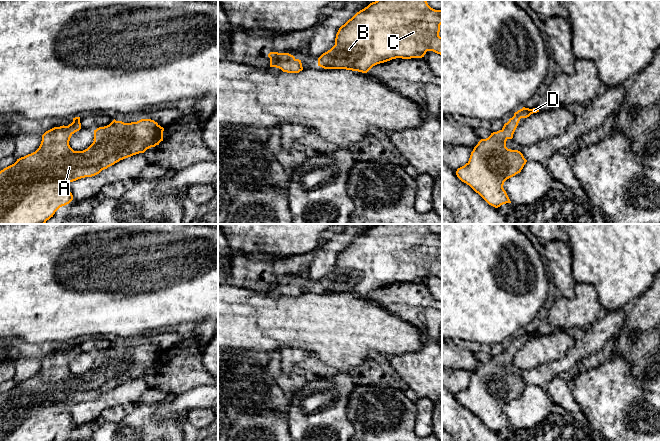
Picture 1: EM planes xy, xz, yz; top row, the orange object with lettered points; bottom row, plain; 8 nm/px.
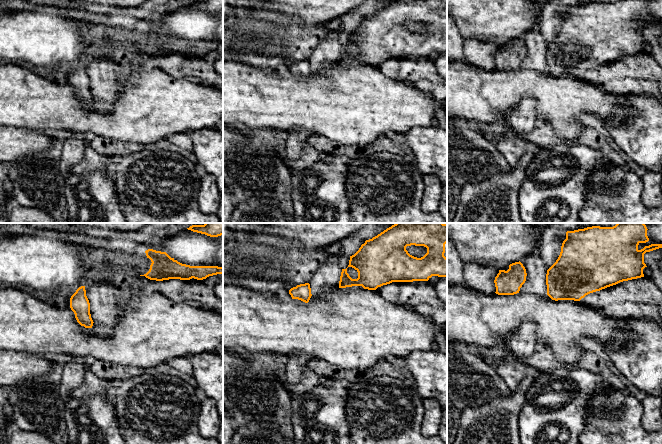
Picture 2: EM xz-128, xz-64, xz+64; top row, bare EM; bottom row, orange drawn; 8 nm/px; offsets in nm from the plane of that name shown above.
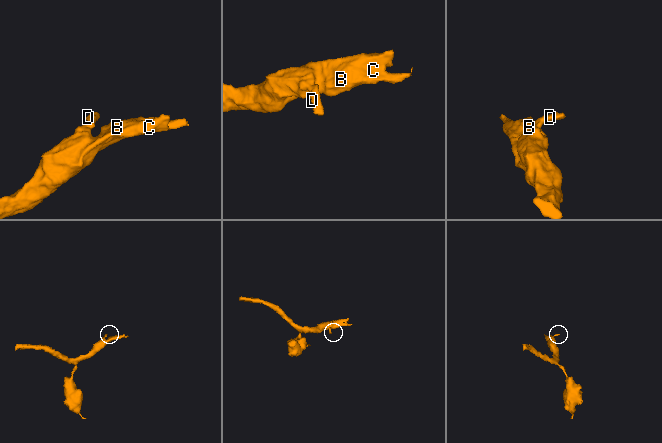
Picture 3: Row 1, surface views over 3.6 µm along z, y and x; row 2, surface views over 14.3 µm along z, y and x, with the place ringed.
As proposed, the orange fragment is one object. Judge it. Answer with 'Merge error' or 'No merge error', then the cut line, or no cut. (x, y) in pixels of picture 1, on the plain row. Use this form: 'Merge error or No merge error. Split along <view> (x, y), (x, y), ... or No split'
No merge error. No split

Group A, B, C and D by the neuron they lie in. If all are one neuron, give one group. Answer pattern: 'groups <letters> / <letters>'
groups A B C D

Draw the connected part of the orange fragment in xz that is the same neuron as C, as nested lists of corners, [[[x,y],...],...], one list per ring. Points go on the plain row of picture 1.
[[[376,224],[339,252],[335,269],[318,282],[318,290],[367,297],[373,290],[396,282],[422,282],[427,275],[442,279],[442,261],[439,260],[441,248],[442,234],[431,232],[426,224]]]

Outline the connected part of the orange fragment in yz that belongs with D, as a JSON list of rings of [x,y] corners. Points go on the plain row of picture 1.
[[[525,331],[515,336],[501,354],[481,363],[471,376],[469,385],[456,395],[462,406],[495,432],[511,427],[503,412],[504,406],[520,397],[527,386],[520,375],[508,373],[506,365],[513,362],[521,342],[537,336],[537,332]]]

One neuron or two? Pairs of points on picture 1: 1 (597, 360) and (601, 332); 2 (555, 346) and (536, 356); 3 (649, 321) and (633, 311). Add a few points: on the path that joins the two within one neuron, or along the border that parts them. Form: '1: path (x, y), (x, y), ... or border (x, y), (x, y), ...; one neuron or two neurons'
1: border (615, 337), (580, 362); two neurons
2: path (550, 347), (544, 348), (541, 351); one neuron
3: path (645, 317), (637, 311); one neuron

